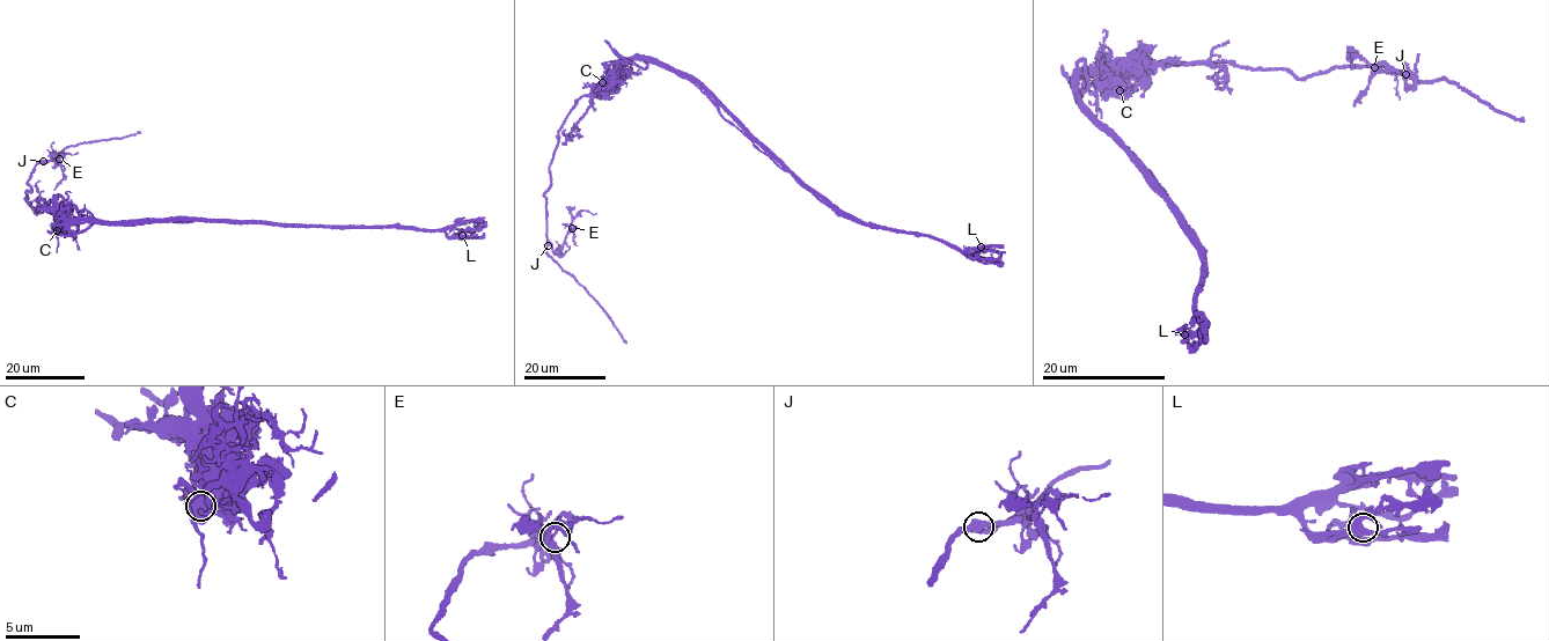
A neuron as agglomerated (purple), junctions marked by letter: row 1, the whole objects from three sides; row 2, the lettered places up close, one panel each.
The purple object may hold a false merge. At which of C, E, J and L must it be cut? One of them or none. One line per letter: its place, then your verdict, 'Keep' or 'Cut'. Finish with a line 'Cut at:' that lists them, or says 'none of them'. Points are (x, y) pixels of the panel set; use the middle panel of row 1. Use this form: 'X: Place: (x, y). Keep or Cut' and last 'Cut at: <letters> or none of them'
C: Place: (602, 82). Cut
E: Place: (572, 228). Keep
J: Place: (548, 245). Keep
L: Place: (981, 247). Keep
Cut at: C

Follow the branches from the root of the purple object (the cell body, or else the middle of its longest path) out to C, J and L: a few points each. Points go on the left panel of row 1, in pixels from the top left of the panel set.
C: (115, 225), (70, 219), (57, 230)
J: (115, 225), (71, 220), (30, 205), (26, 192), (31, 188), (27, 182), (38, 161), (43, 161)
L: (115, 225), (195, 216), (278, 226), (435, 229), (448, 236), (462, 235)

